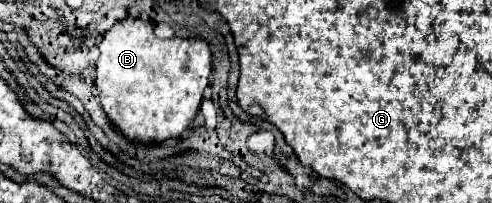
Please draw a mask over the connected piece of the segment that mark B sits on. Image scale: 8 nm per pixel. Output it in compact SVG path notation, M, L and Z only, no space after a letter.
M125 18L99 44L95 86L111 124L127 140L153 146L183 136L199 112L211 70L213 58L207 42L199 38L161 40L153 34L151 22Z

